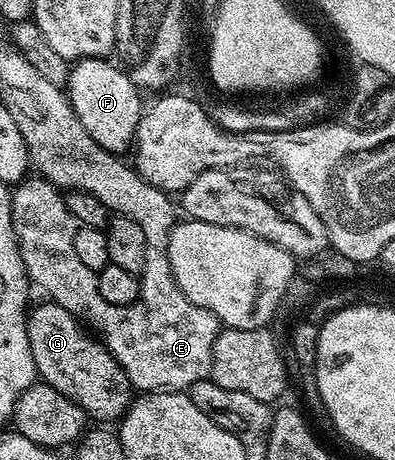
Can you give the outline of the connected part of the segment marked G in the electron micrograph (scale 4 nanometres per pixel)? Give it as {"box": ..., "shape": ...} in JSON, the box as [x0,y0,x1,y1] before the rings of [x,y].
{"box":[25,301,135,420],"shape":[[[52,301],[44,302],[39,304],[37,308],[34,306],[28,312],[25,321],[27,341],[31,345],[31,357],[37,366],[38,376],[47,385],[59,389],[59,393],[63,393],[63,397],[67,397],[75,405],[83,408],[90,420],[120,420],[135,398],[135,388],[130,385],[129,378],[126,377],[124,369],[119,365],[119,361],[115,361],[115,357],[106,349],[100,338],[90,334],[67,309],[61,308]]]}

